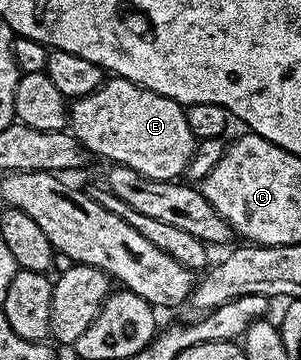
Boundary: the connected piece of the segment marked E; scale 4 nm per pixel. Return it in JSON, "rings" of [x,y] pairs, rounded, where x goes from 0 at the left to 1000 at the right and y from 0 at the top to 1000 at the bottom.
{"rings":[[[365,217],[342,231],[339,242],[322,244],[306,261],[269,267],[262,278],[243,281],[226,300],[226,356],[229,364],[256,383],[286,414],[289,425],[342,433],[346,442],[365,444],[369,458],[409,456],[439,472],[452,472],[465,483],[478,483],[495,500],[591,500],[615,481],[618,467],[631,456],[631,442],[645,425],[648,386],[635,356],[625,353],[625,328],[618,325],[618,303],[608,292],[585,286],[571,272],[545,272],[545,261],[518,261],[505,250],[472,244],[458,233],[439,231],[432,222],[402,217]]]}

